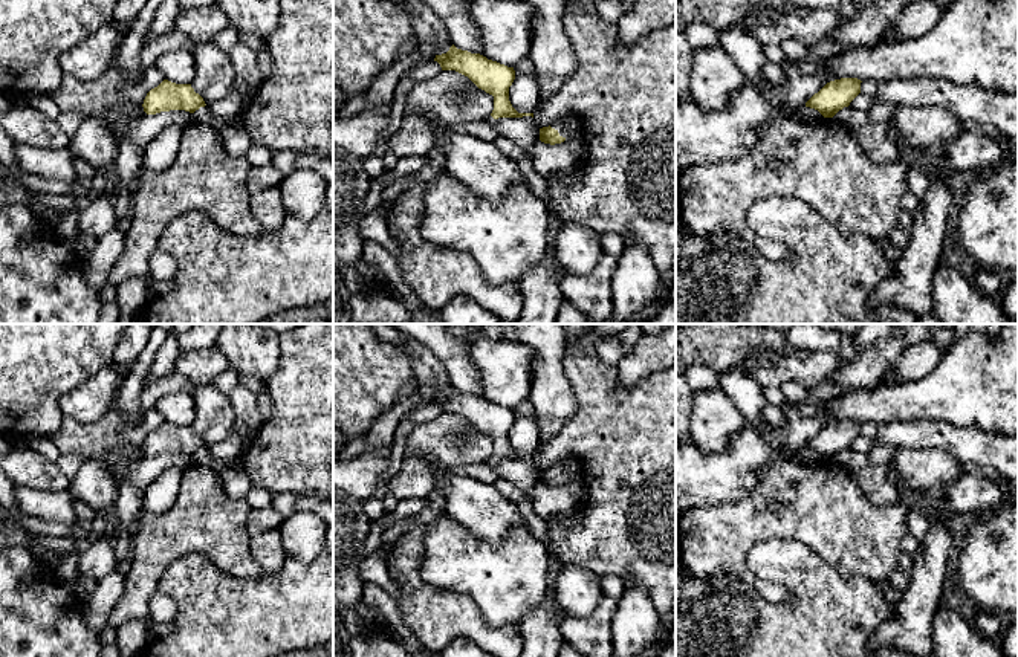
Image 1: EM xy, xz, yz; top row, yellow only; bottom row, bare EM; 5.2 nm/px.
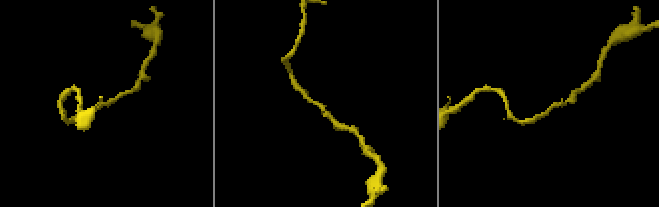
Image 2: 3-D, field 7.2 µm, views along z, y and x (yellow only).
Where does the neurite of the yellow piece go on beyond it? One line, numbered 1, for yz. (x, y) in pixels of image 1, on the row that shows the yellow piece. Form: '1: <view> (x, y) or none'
1: none

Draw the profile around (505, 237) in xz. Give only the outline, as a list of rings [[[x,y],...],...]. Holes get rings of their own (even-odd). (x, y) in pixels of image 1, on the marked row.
[[[449,174],[425,185],[422,237],[443,248],[468,252],[492,286],[517,283],[523,272],[550,249],[547,205],[529,185],[511,188],[498,202],[488,202]]]

